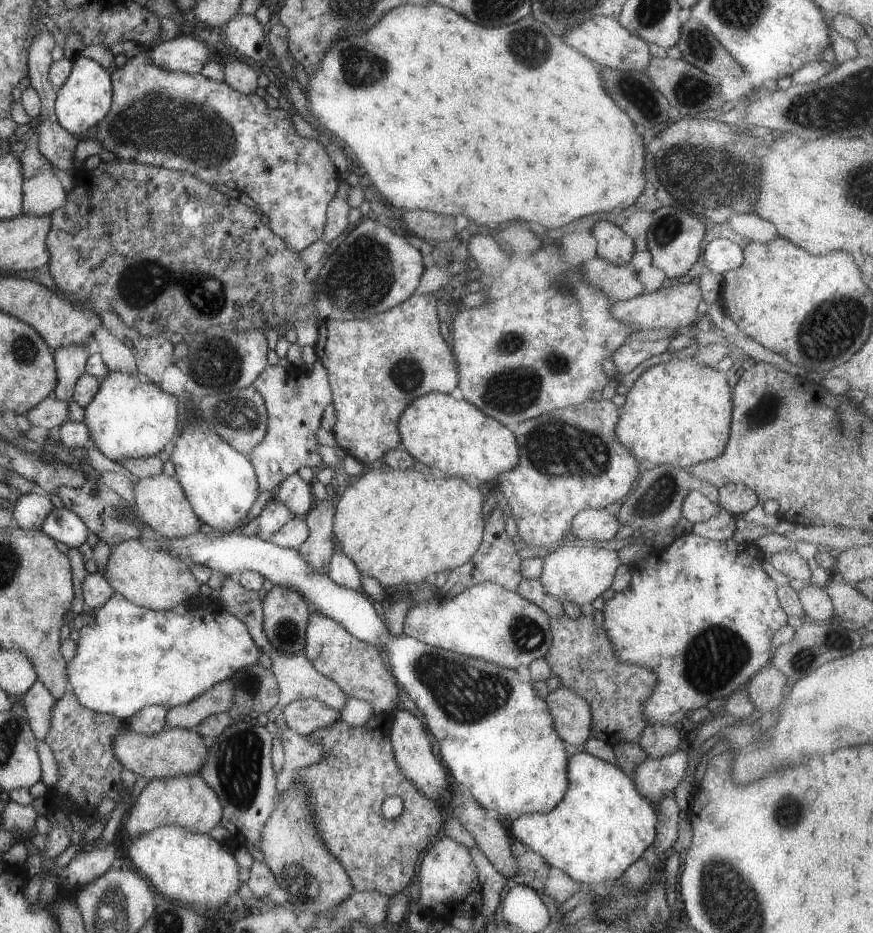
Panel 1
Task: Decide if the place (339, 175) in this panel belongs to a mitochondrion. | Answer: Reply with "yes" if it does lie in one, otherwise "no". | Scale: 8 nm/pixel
no

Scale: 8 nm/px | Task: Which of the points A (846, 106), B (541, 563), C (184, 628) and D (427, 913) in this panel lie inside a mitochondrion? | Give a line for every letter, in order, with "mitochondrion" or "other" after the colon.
A: mitochondrion
B: other
C: other
D: other

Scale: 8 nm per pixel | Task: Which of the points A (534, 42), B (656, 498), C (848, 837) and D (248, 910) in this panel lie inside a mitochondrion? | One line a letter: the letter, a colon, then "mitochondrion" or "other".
A: mitochondrion
B: mitochondrion
C: other
D: other

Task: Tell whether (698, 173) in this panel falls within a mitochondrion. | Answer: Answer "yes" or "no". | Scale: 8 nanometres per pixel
yes

